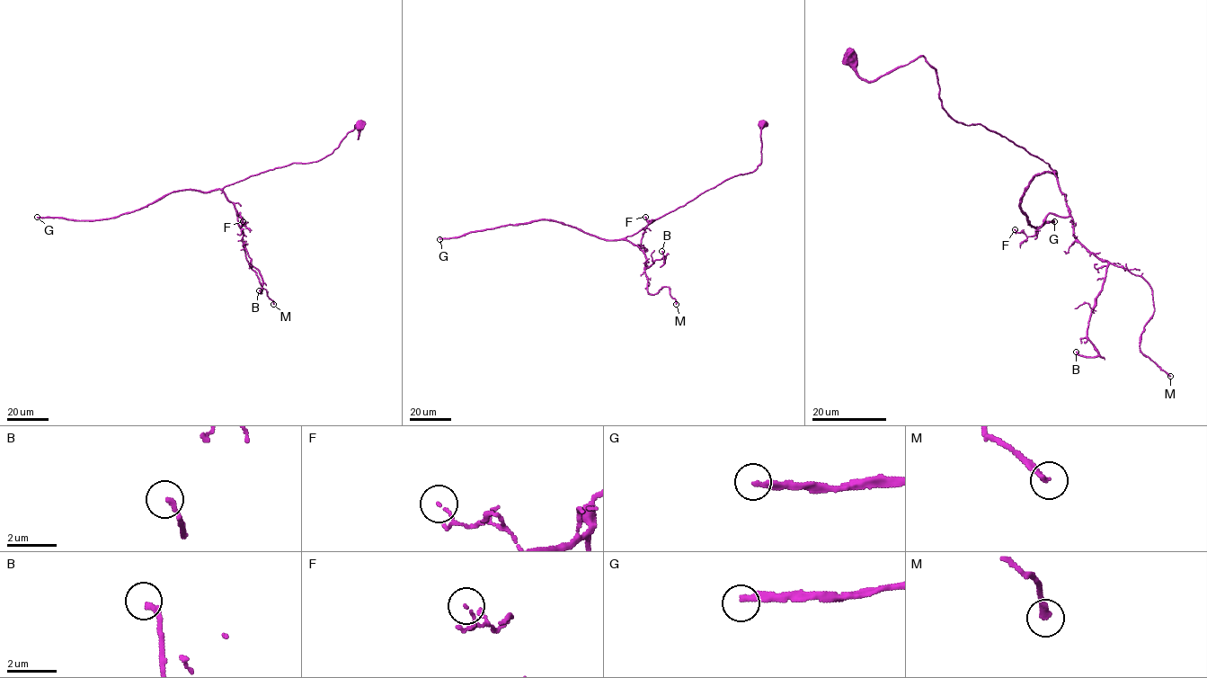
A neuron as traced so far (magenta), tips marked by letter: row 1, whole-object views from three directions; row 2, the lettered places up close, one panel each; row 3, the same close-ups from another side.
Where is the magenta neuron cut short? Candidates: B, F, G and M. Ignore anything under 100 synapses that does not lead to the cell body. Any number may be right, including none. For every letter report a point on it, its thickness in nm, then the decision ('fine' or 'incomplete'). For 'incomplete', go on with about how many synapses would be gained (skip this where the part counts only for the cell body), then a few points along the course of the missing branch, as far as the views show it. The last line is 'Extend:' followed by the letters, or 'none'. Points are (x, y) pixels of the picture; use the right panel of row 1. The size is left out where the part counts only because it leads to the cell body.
B: (1076, 352) | 180 nm | fine
F: (1015, 229) | 60 nm | fine
G: (1054, 221) | 220 nm | incomplete | 350 syn
M: (1170, 376) | 200 nm | fine
Extend: G

